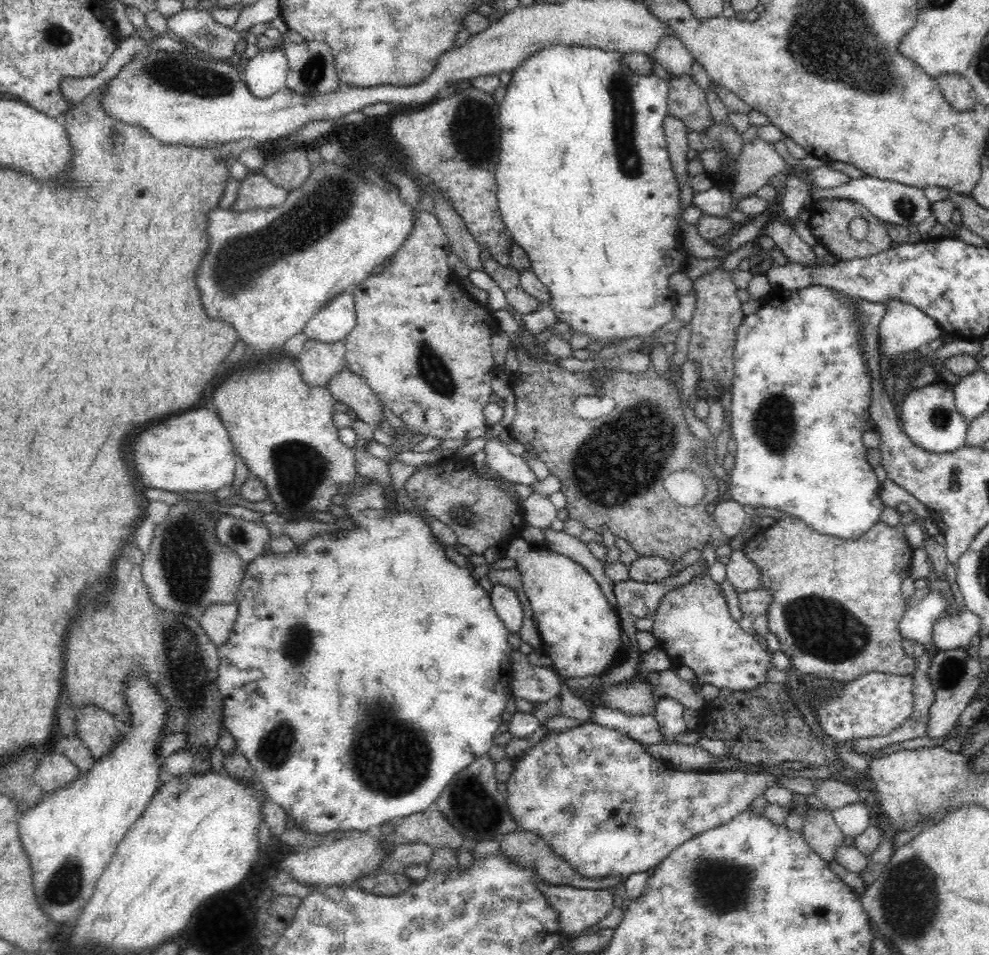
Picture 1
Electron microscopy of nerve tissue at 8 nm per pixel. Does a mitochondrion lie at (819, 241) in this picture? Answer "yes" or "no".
no

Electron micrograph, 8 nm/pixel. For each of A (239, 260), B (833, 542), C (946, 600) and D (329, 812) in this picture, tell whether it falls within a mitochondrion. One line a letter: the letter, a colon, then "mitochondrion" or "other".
A: mitochondrion
B: other
C: other
D: other

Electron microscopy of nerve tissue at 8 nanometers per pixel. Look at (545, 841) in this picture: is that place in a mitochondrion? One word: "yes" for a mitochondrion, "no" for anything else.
no

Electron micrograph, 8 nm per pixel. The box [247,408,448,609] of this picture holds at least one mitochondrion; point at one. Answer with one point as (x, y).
(301, 468)

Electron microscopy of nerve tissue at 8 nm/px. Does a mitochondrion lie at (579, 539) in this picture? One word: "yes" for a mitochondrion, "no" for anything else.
no

